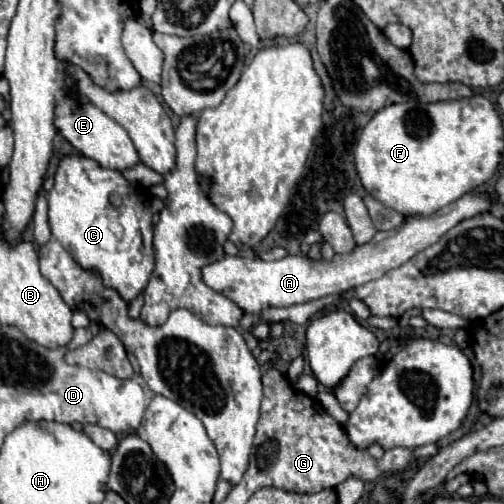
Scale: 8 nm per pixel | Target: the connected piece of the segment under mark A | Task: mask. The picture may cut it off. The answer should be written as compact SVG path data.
M466 194L460 200L452 202L448 208L432 216L408 216L402 226L376 232L374 238L362 246L356 246L352 254L336 254L334 260L312 260L308 256L286 256L282 260L266 262L262 258L242 258L242 256L224 256L222 260L208 264L202 270L204 282L216 290L226 294L232 302L236 302L248 314L260 314L270 306L292 306L304 304L310 300L324 298L328 294L342 294L354 290L360 284L378 280L388 270L406 264L414 254L438 242L450 228L458 222L472 218L480 212L486 212L490 202L484 194Z

